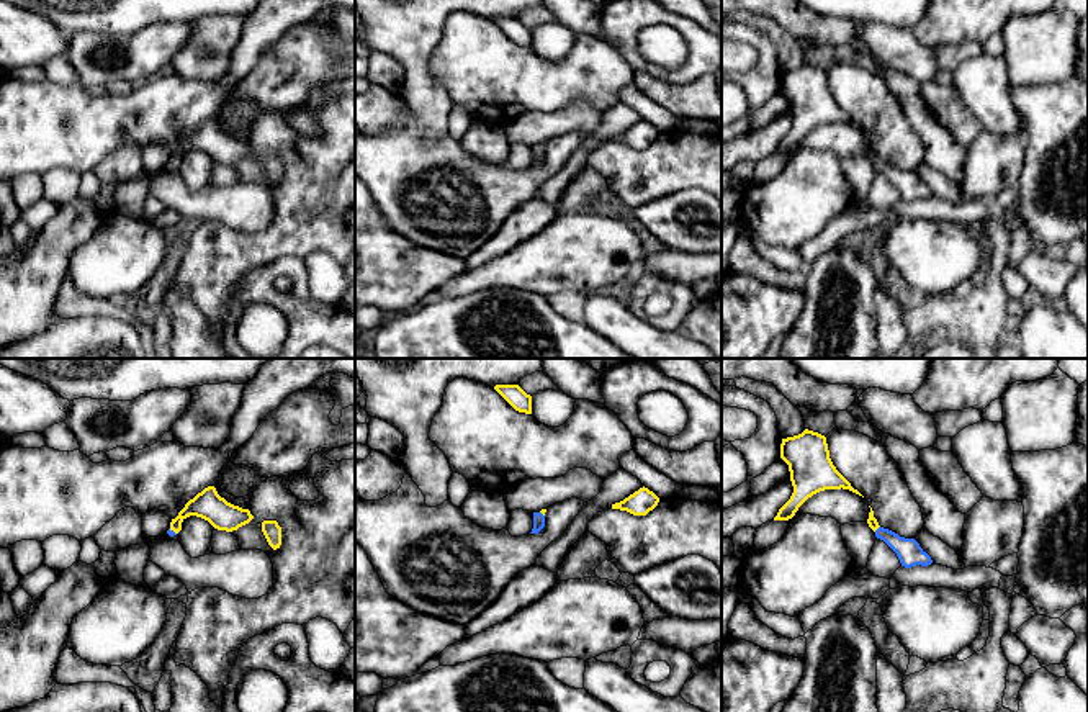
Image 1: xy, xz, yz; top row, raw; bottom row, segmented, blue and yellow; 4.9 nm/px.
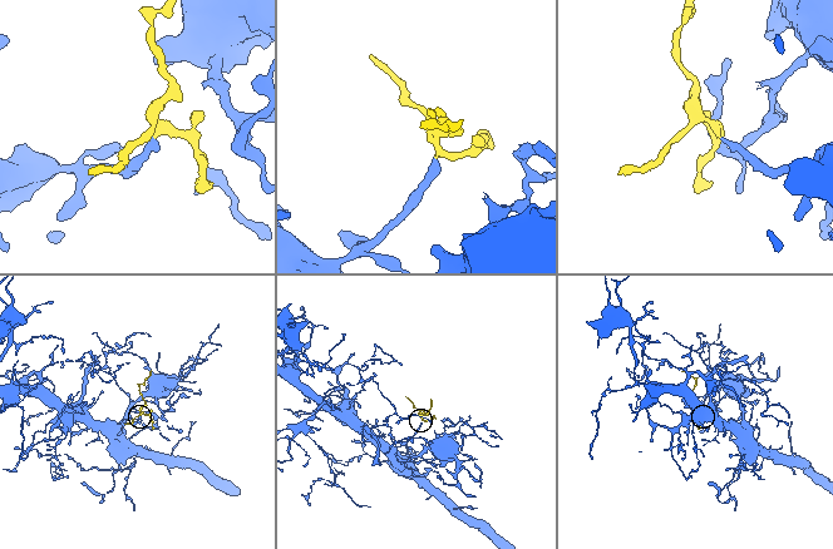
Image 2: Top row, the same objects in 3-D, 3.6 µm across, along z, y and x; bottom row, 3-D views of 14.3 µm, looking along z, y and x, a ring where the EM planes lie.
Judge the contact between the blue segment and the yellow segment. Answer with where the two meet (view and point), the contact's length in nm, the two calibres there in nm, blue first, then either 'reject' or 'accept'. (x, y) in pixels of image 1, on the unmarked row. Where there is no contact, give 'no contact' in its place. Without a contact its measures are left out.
xy (172, 164) | 50 nm | 30/150 nm | accept

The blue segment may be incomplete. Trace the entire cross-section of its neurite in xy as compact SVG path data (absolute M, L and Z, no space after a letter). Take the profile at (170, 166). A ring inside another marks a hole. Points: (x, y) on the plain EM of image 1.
M214 119L205 121L193 133L190 133L178 149L172 152L167 167L170 170L177 169L182 164L182 155L190 149L201 151L214 162L226 165L237 164L254 152L249 142L234 139L221 131Z

